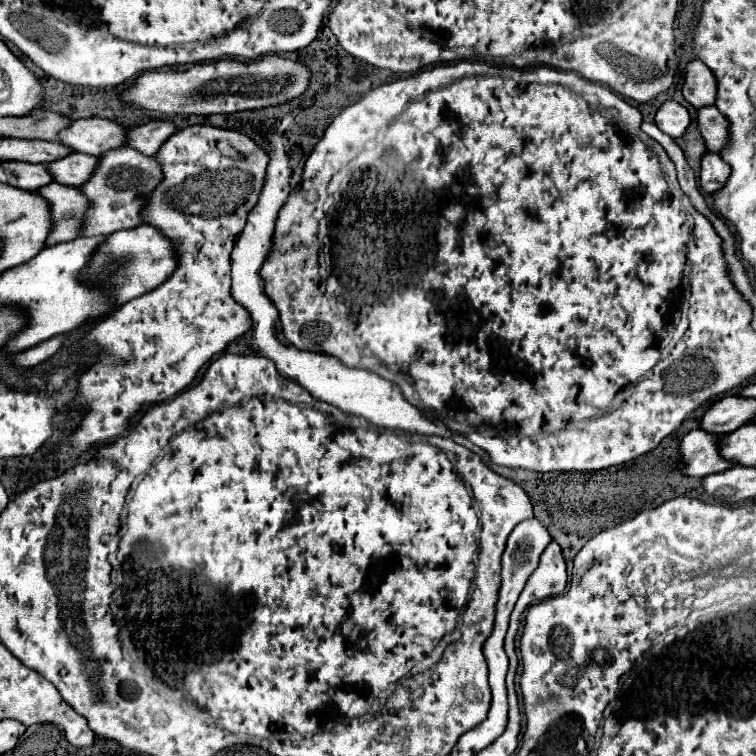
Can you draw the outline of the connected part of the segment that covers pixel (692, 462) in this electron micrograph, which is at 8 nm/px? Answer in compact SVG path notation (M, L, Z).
M690 430L680 440L680 454L684 460L684 474L686 476L708 476L712 472L728 470L734 464L728 464L718 454L718 438L716 434L702 432L702 430Z

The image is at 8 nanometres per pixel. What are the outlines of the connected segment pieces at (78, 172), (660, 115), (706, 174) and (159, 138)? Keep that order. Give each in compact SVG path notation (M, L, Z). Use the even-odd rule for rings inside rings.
M72 152L70 156L64 156L60 160L50 162L46 168L50 168L50 174L54 176L54 182L80 186L90 178L90 172L94 172L94 166L96 166L94 156Z
M666 100L658 108L654 122L664 134L668 134L672 138L680 138L690 124L690 114L682 104L678 104L674 100Z
M706 152L700 162L700 188L708 194L720 190L726 184L730 172L730 166L716 152Z
M160 120L146 122L126 132L126 146L146 156L154 156L160 150L160 146L166 142L166 138L172 136L174 132L176 132L176 126L172 122L160 122Z

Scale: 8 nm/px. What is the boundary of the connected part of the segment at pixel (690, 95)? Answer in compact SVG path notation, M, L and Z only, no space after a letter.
M692 60L686 64L682 96L694 108L714 104L714 100L716 100L716 78L712 76L710 68L704 62Z

